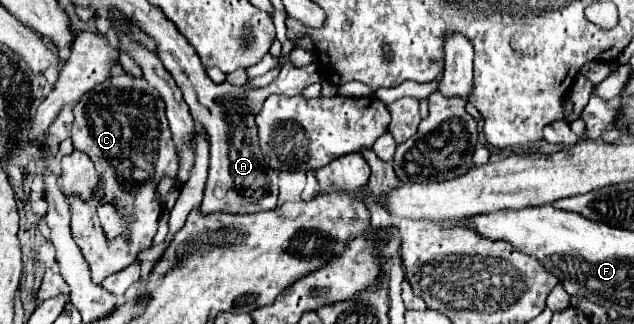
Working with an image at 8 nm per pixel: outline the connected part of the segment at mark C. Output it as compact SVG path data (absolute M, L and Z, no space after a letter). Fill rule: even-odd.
M127 72L111 76L109 82L97 84L75 106L75 122L71 138L75 148L85 152L99 174L99 184L93 190L93 198L83 202L79 196L67 196L71 206L71 230L73 240L81 248L85 262L89 264L95 284L107 276L123 270L135 262L135 256L153 246L157 232L157 220L161 216L161 204L157 200L157 184L163 178L175 178L179 170L177 154L171 140L171 130L165 118L165 102L145 78L133 78ZM111 202L121 214L133 214L129 230L109 242L105 230L97 218L97 206Z

